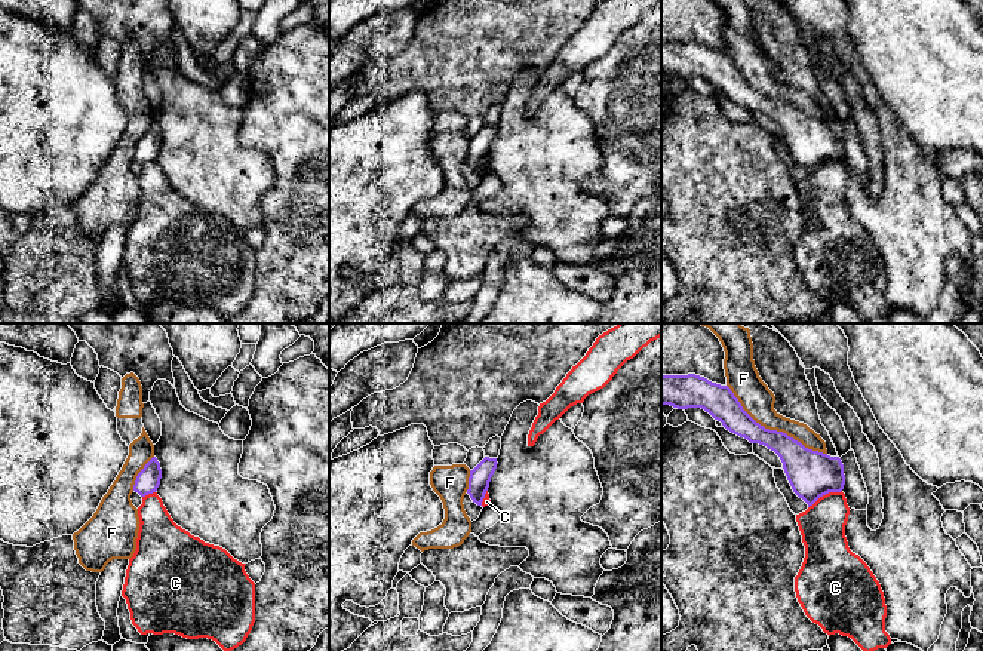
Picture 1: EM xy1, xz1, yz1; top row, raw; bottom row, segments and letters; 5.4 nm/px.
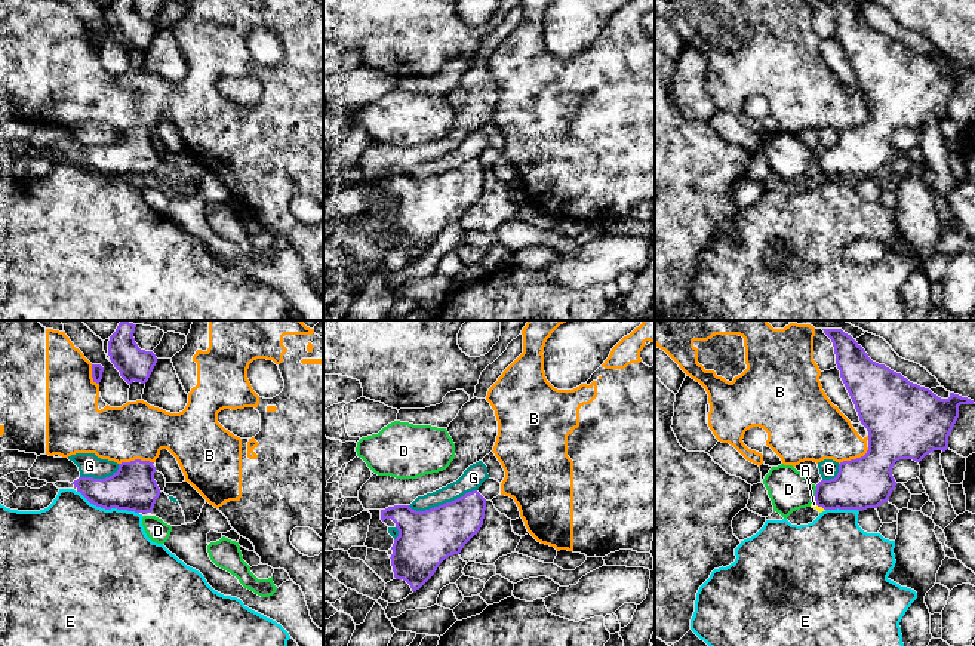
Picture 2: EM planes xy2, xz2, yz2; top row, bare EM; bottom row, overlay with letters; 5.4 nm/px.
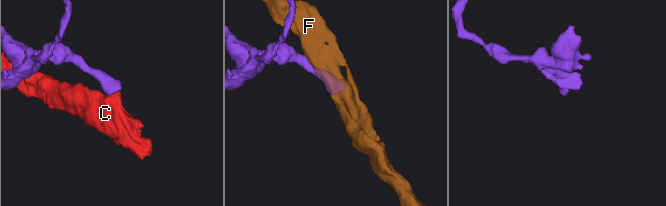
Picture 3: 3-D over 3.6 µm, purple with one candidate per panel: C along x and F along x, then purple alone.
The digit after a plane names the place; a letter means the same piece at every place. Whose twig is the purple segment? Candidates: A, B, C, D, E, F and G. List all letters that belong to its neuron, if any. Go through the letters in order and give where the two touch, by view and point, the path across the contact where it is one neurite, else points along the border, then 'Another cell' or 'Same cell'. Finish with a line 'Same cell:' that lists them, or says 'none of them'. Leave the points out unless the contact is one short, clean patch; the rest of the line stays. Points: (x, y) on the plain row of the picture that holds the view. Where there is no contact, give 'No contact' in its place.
A: Touches purple at yz2 (818, 174). Path across: yz2 (858, 153), (829, 163), (818, 174), (814, 172). Same cell
B: Touches purple at xy2 (135, 128). Another cell
C: Touches purple at yz1 (825, 162). Boundary: yz1 (841, 157), (820, 163), (808, 175). Another cell
D: Touches purple at yz2 (815, 160). Boundary: yz2 (817, 154), (812, 166). Another cell
E: Touches purple at xy2 (108, 177). Boundary: xy2 (77, 159), (97, 174), (126, 177), (138, 181). Another cell
F: Touches purple at yz1 (773, 98). Another cell
G: Touches purple at xz2 (443, 172). Another cell
Same cell: A

